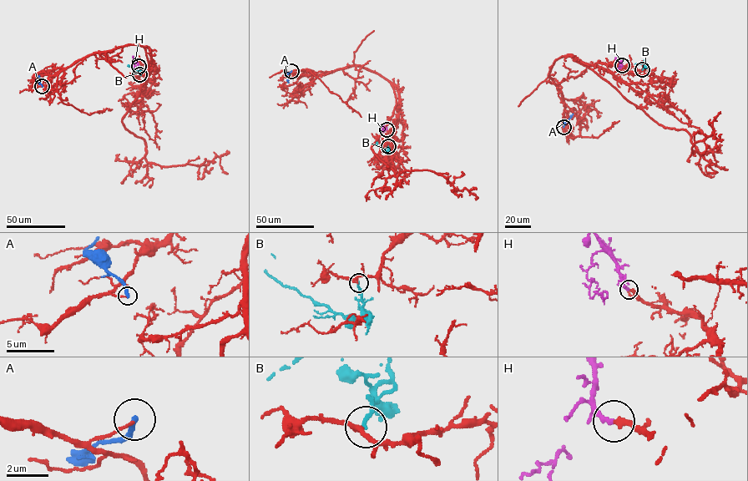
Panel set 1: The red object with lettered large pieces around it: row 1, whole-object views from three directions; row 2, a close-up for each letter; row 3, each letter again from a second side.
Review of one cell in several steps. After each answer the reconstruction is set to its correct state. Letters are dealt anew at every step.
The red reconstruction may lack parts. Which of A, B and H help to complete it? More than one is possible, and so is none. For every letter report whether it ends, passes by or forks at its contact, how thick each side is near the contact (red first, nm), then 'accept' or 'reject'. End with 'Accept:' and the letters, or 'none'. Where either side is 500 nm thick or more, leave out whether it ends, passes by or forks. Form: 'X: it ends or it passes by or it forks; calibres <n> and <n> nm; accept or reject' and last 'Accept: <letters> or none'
A: it ends; calibres 110 and 280 nm; reject
B: it ends; calibres 190 and 170 nm; reject
H: it ends; calibres 240 and 220 nm; accept
Accept: H

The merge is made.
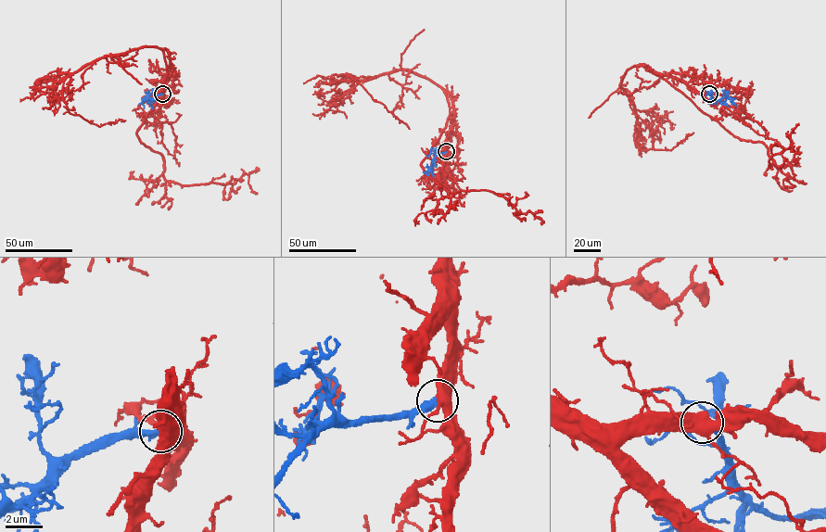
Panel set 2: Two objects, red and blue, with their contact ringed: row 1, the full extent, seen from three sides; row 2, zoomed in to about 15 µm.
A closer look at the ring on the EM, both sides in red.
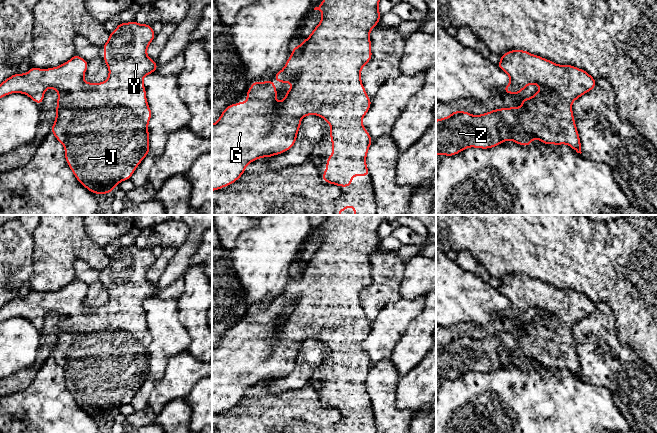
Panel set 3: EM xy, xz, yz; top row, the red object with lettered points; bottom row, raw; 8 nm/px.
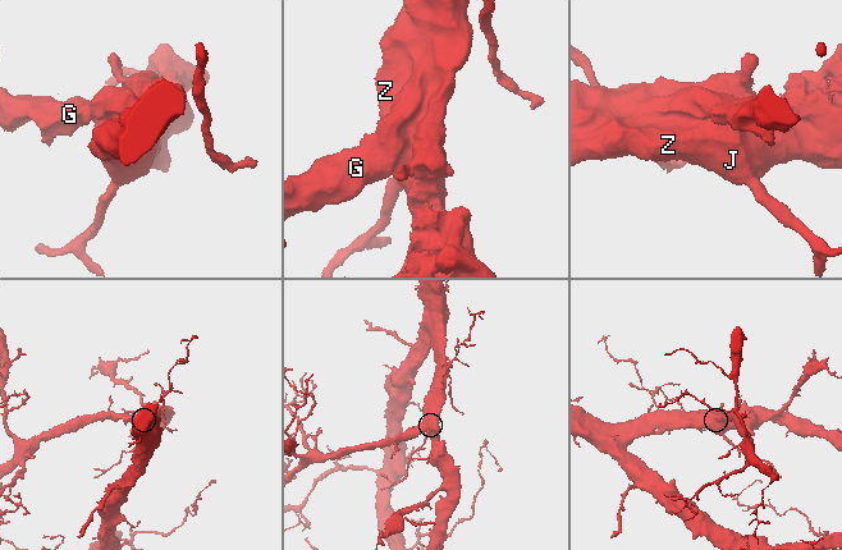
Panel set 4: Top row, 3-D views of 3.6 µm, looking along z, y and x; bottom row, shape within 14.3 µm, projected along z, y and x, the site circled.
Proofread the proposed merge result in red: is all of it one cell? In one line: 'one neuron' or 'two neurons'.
one neuron

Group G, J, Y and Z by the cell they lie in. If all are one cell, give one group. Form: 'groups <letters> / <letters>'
groups G J Y Z

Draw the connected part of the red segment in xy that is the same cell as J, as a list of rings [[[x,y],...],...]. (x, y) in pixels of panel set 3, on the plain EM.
[[[135,245],[119,247],[103,269],[104,286],[109,293],[105,306],[87,307],[84,299],[88,286],[74,279],[58,291],[32,291],[27,297],[14,298],[0,308],[0,322],[23,317],[37,328],[43,326],[48,312],[58,316],[51,356],[64,370],[67,388],[79,407],[92,417],[110,417],[121,405],[129,404],[143,382],[149,379],[148,347],[152,336],[143,303],[158,291],[147,279],[147,272],[155,260],[151,249]]]

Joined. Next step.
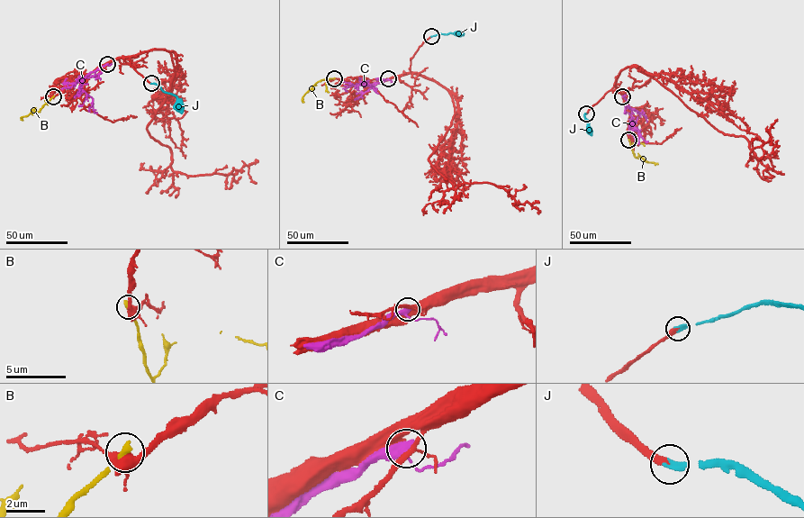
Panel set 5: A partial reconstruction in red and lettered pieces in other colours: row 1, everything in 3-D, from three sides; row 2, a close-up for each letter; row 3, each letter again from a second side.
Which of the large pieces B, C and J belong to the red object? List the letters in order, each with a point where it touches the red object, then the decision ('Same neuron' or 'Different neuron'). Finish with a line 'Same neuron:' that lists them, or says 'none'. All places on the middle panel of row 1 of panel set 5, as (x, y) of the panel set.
B: Touches red at (334, 78). Different neuron
C: Touches red at (388, 78). Different neuron
J: Touches red at (431, 36). Same neuron
Same neuron: J

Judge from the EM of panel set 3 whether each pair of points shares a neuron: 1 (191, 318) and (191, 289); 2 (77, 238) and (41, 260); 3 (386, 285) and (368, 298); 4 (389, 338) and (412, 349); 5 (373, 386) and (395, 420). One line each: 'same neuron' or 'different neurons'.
1: same neuron
2: same neuron
3: same neuron
4: different neurons
5: same neuron

